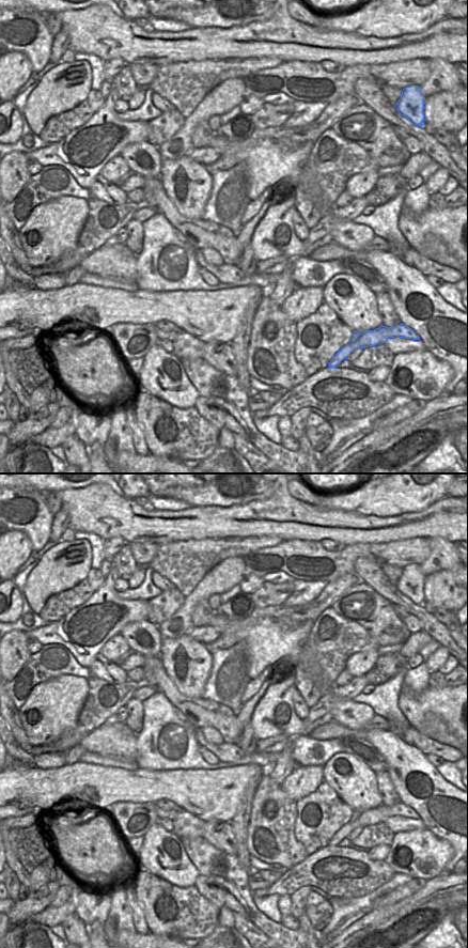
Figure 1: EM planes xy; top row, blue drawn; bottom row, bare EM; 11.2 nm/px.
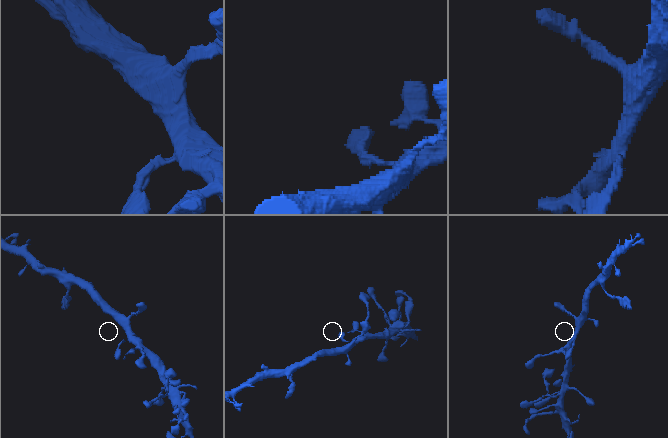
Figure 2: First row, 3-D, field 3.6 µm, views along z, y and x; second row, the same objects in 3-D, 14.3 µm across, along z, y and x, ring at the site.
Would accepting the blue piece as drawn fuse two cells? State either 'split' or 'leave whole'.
leave whole

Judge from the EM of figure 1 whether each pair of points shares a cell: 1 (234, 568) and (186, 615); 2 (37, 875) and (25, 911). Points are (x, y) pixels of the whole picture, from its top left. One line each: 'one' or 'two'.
1: one
2: two

